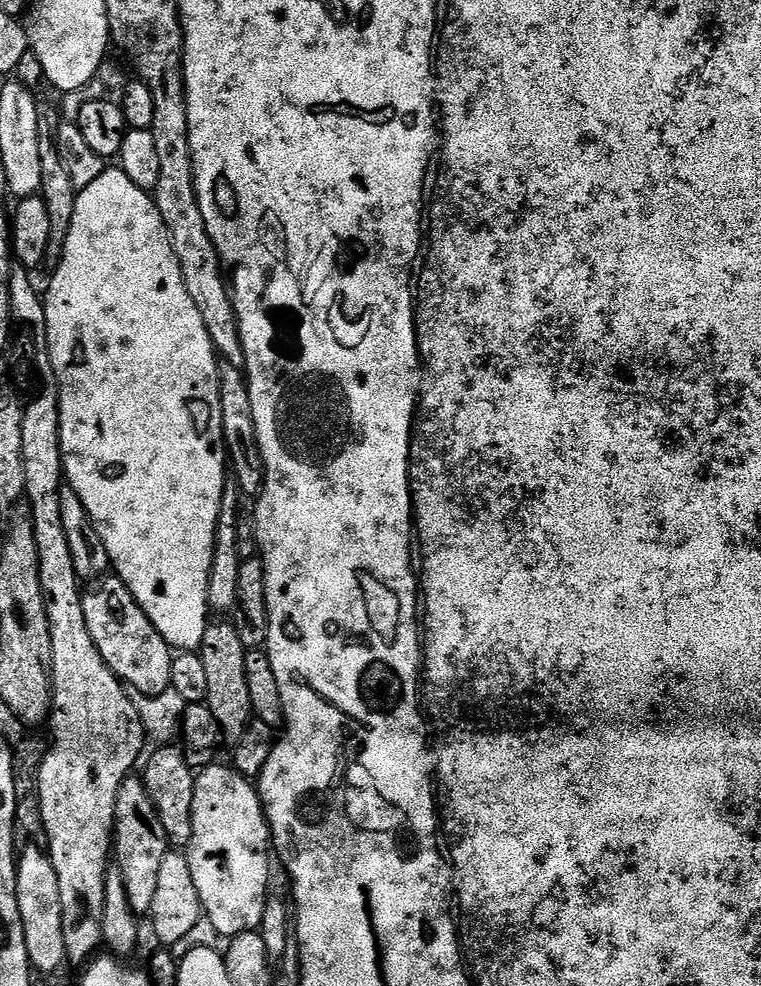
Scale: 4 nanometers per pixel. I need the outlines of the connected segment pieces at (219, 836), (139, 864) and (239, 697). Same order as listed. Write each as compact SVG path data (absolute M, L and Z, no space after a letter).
M217 762L208 765L196 776L196 785L194 786L194 806L192 807L192 840L188 843L186 855L190 866L190 874L193 875L194 884L198 890L198 897L201 899L203 915L206 920L212 923L212 928L218 935L223 938L231 938L242 934L243 932L255 932L259 929L260 923L264 920L264 911L266 910L266 902L270 898L268 892L268 880L270 884L270 872L268 876L268 852L270 856L270 833L268 830L268 821L264 815L264 805L260 803L260 793L254 787L253 781L247 776L243 776L241 772L237 772L235 768L227 763Z
M130 774L118 786L116 799L116 826L114 829L114 866L122 874L126 884L126 898L130 900L132 911L148 914L154 894L157 893L158 870L162 860L170 850L166 832L158 818L158 810L146 790L139 775Z
M220 618L217 622L209 623L206 634L199 646L202 666L206 666L208 709L214 714L220 727L221 737L229 740L229 745L234 746L242 738L242 734L254 719L250 690L246 686L246 649L238 638L235 623Z

